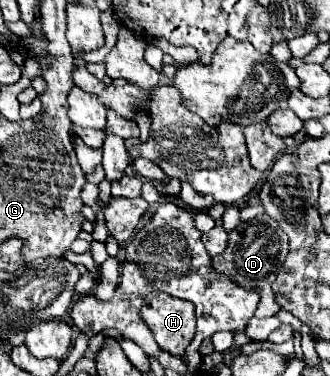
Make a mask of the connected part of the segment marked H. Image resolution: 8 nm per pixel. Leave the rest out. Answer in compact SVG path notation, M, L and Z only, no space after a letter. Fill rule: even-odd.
M162 291L150 293L142 305L142 321L150 327L160 349L170 355L186 351L196 333L196 315L190 301L174 299Z

